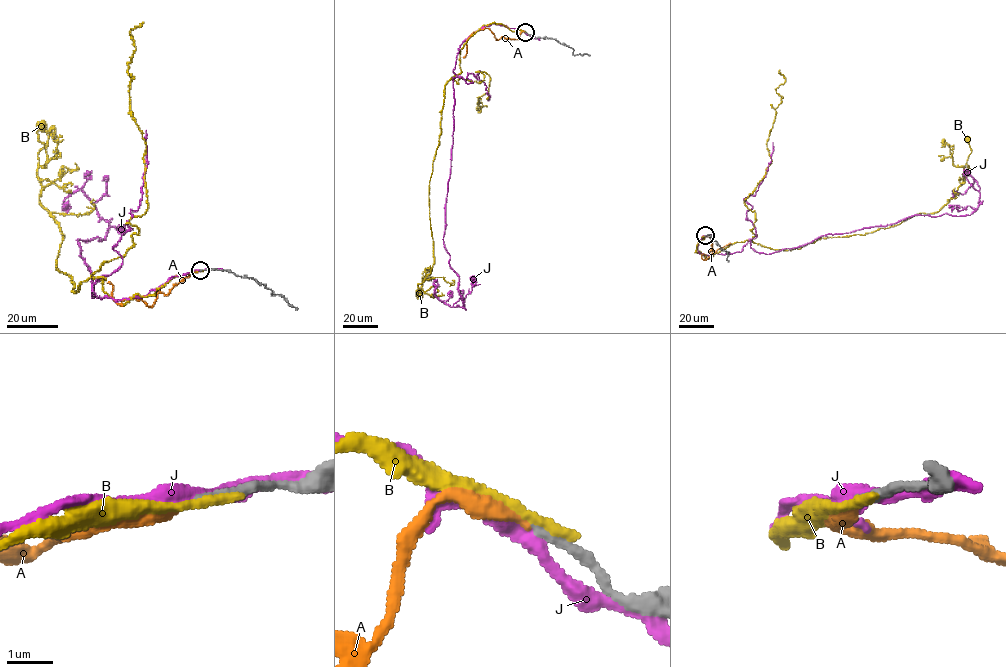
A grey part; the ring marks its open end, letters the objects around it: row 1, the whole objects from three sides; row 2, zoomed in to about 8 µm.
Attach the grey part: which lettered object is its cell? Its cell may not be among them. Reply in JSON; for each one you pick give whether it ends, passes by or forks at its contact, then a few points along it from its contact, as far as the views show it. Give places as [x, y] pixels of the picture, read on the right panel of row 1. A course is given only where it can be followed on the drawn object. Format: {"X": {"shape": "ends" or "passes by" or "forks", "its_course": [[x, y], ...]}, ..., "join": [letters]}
{"A": {"shape": "ends", "its_course": [[705, 236], [712, 239], [709, 252], [712, 250], [703, 259], [703, 254], [709, 258], [731, 243]]}, "join": ["A"]}

